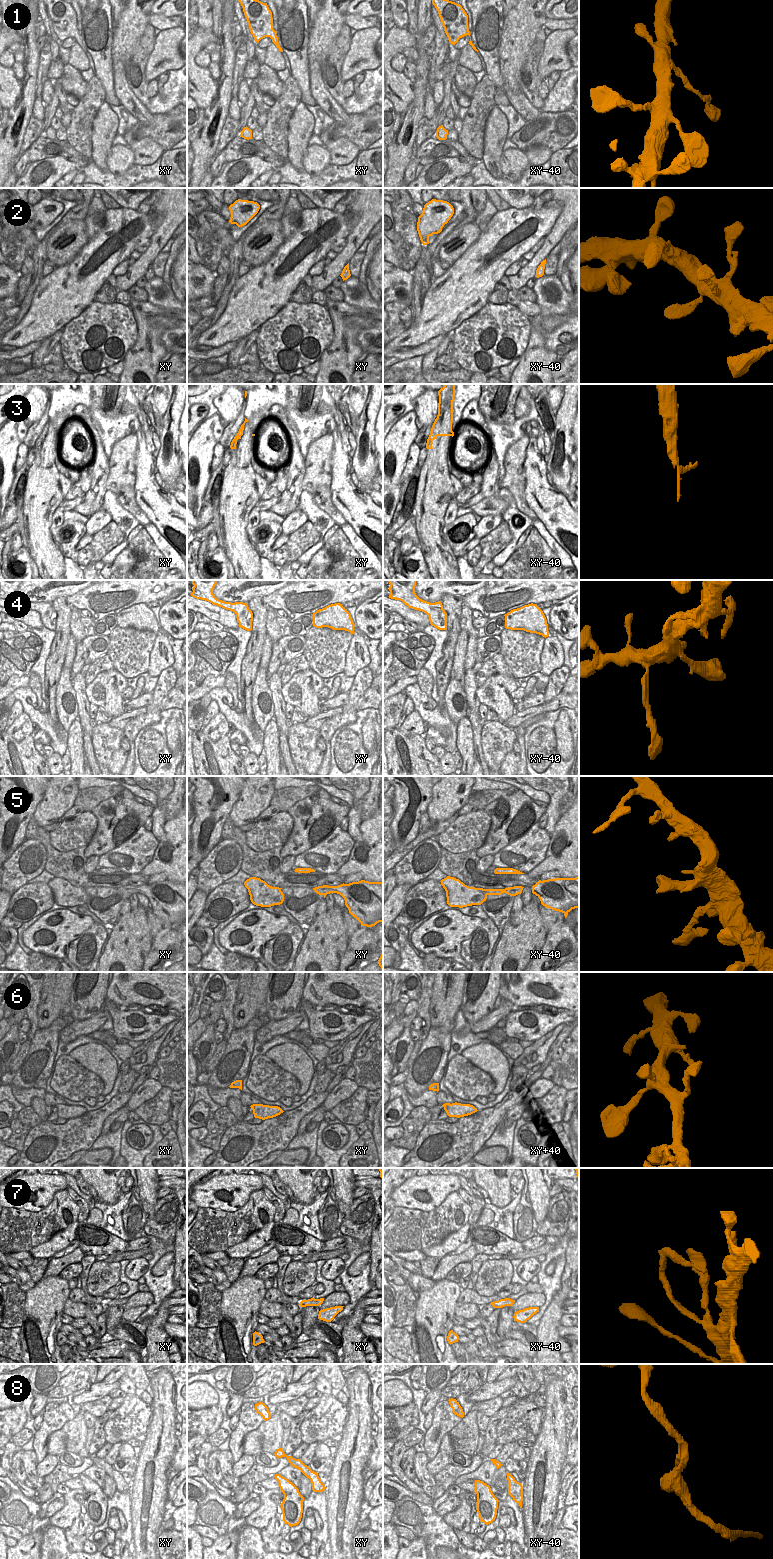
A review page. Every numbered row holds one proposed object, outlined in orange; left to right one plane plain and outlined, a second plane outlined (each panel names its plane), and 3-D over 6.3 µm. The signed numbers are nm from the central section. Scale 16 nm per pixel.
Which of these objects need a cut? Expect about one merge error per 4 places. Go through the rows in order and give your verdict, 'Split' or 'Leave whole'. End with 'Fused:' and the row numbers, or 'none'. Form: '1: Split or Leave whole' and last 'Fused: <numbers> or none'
1: Leave whole
2: Leave whole
3: Leave whole
4: Leave whole
5: Leave whole
6: Leave whole
7: Leave whole
8: Leave whole
Fused: none.

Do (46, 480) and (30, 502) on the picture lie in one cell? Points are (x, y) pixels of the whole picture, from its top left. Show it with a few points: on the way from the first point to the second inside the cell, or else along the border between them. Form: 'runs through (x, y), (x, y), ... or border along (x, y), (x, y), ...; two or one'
runs through (42, 485), (42, 490), (35, 497); one

